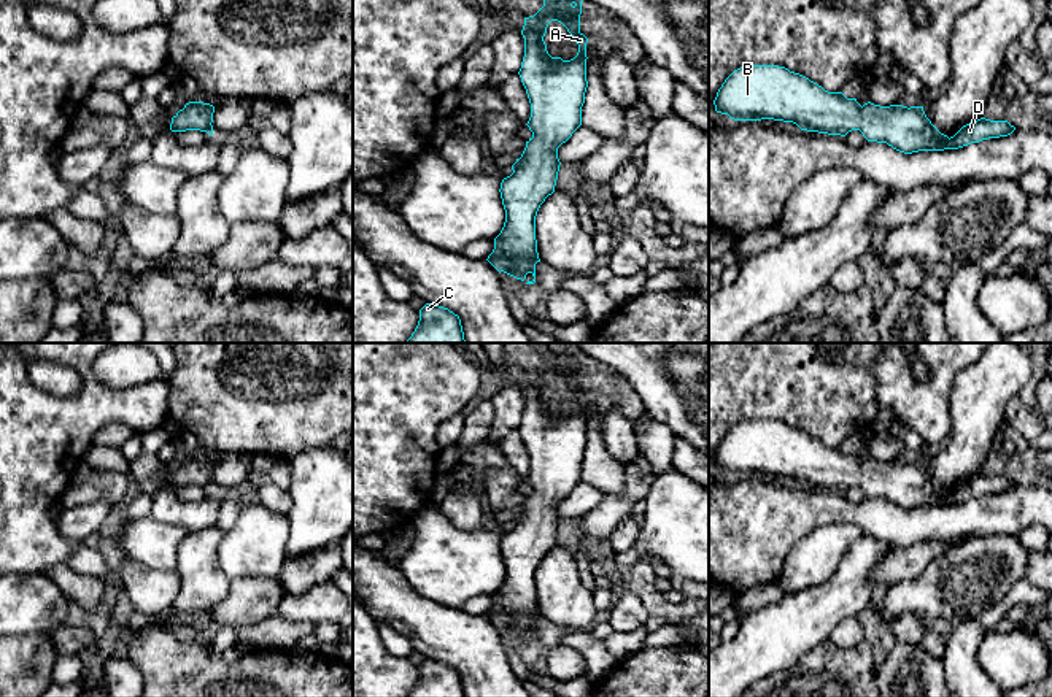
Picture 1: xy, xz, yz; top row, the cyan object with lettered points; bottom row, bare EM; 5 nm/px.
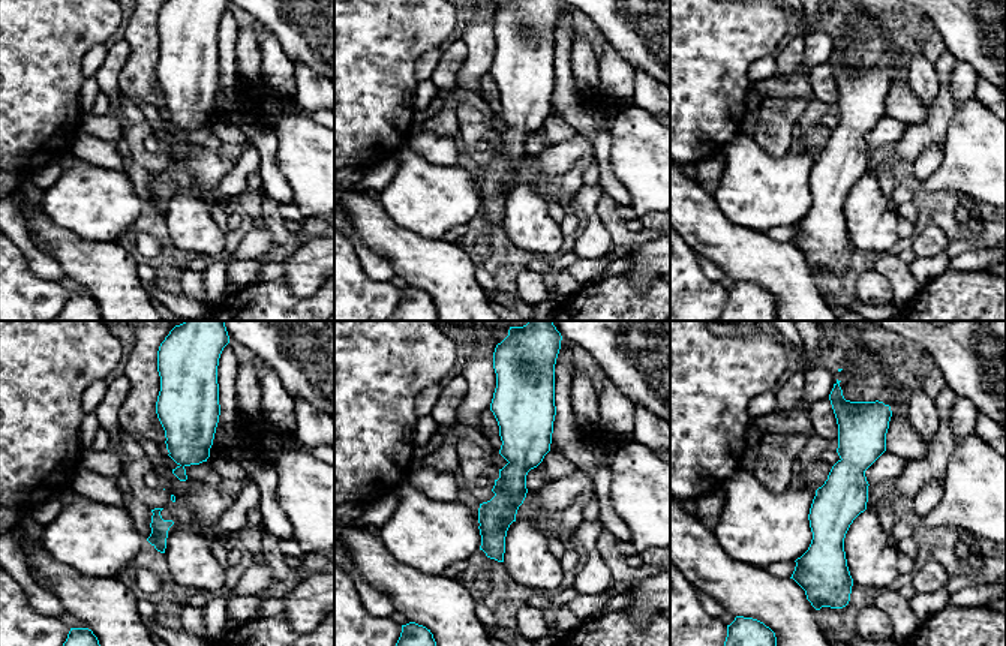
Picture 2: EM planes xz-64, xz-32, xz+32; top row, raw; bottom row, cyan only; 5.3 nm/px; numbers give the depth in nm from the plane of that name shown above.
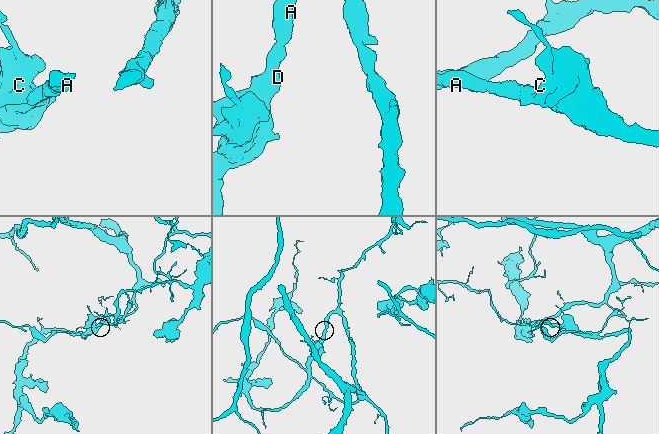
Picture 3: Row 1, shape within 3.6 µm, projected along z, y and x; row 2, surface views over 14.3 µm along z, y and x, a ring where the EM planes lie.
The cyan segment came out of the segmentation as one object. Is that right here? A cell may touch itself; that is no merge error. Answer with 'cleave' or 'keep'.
keep

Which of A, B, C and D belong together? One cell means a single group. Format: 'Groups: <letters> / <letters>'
Groups: A B C D

